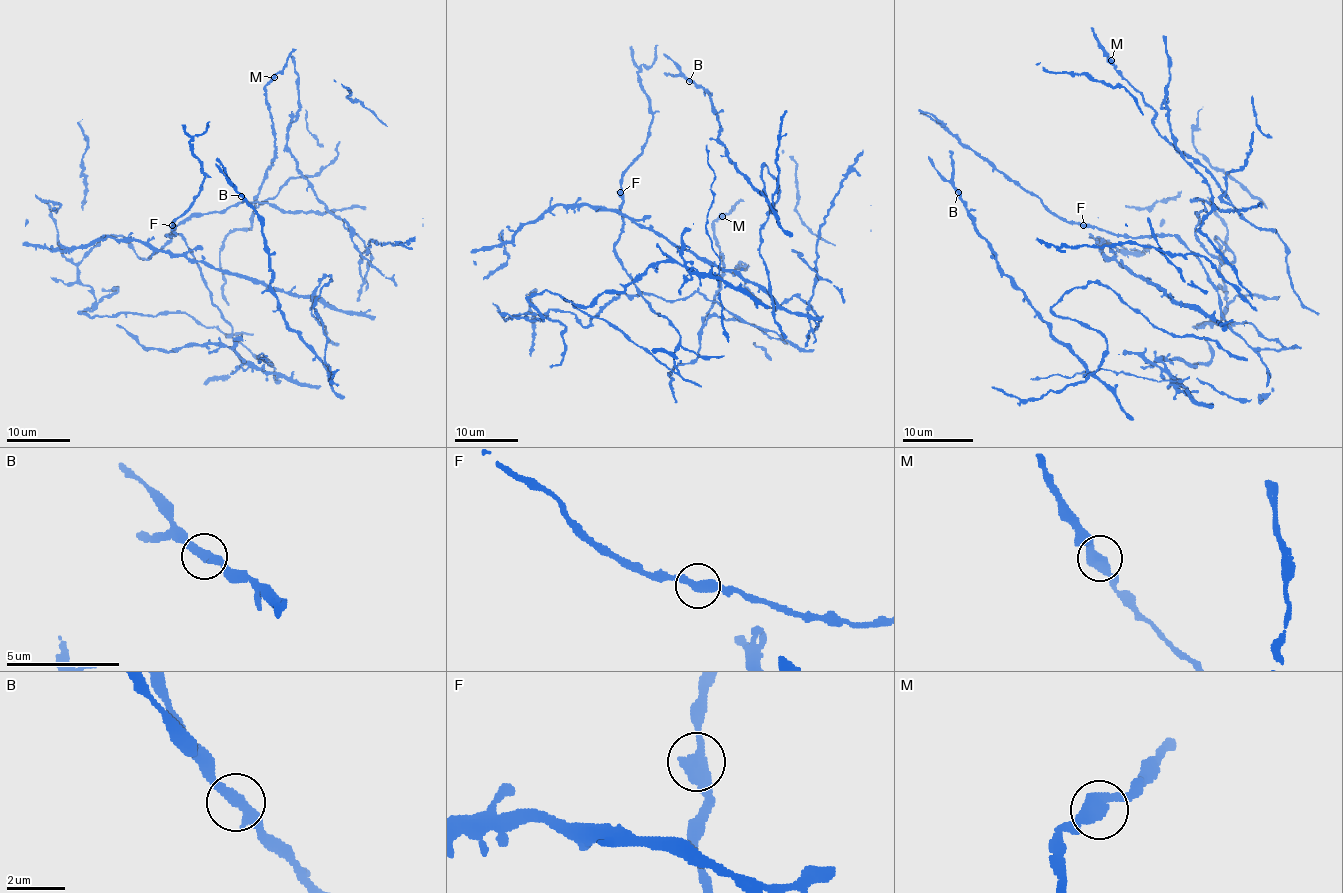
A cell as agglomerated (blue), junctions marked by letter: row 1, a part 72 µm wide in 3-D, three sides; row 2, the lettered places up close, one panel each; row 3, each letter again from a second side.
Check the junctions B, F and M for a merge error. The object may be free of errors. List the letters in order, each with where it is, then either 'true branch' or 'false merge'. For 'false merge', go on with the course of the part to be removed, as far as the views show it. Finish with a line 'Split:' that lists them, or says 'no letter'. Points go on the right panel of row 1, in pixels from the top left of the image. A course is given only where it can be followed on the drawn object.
B: at (958, 192); true branch
F: at (1083, 225); true branch
M: at (1111, 60); true branch
Split: no letter

